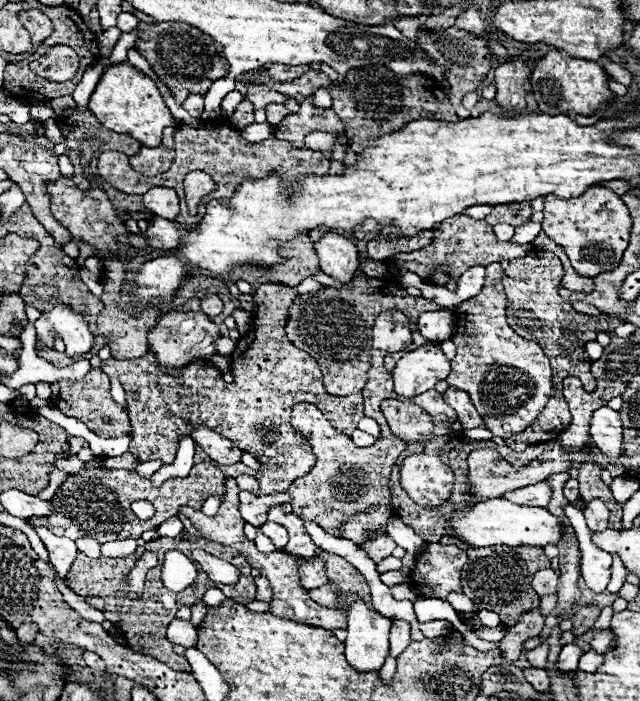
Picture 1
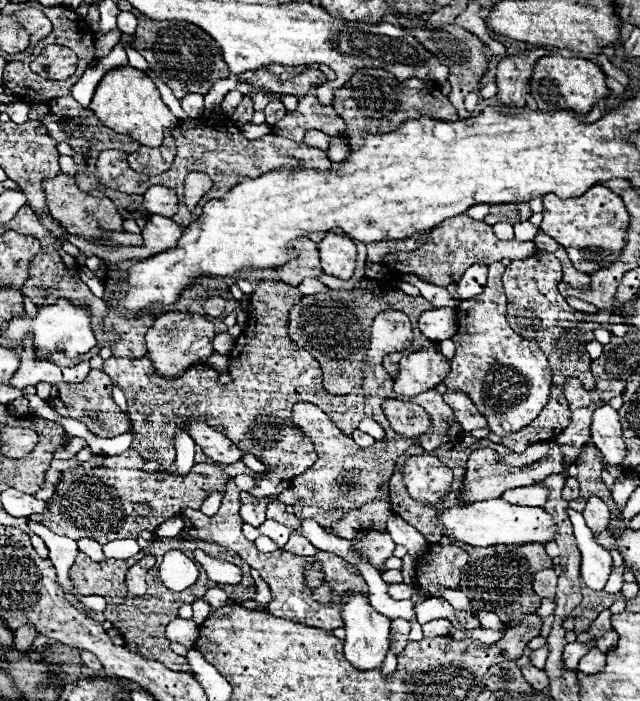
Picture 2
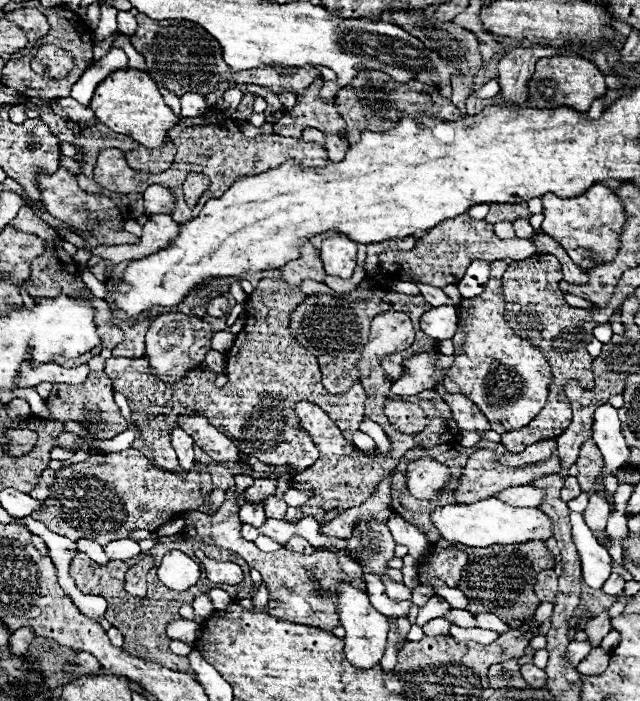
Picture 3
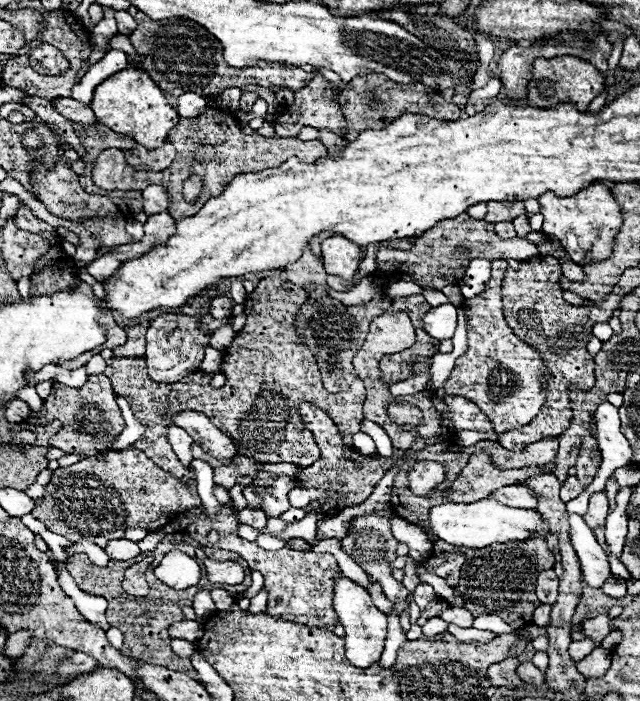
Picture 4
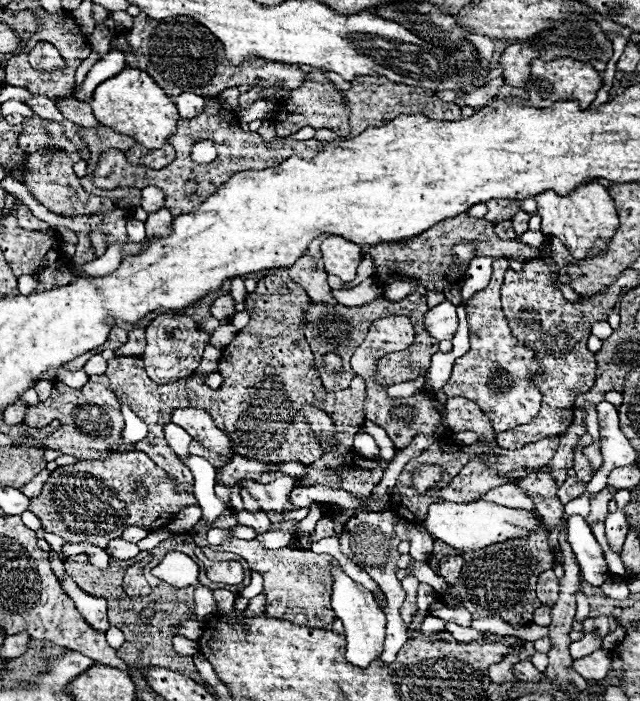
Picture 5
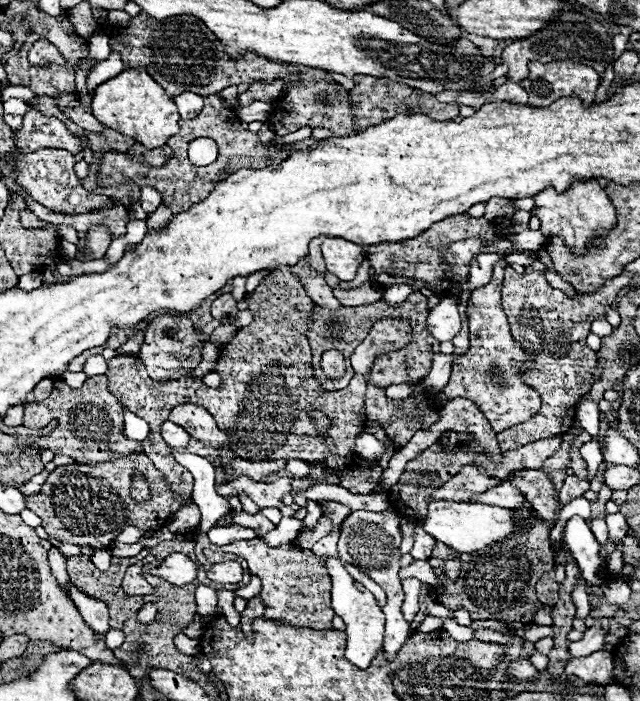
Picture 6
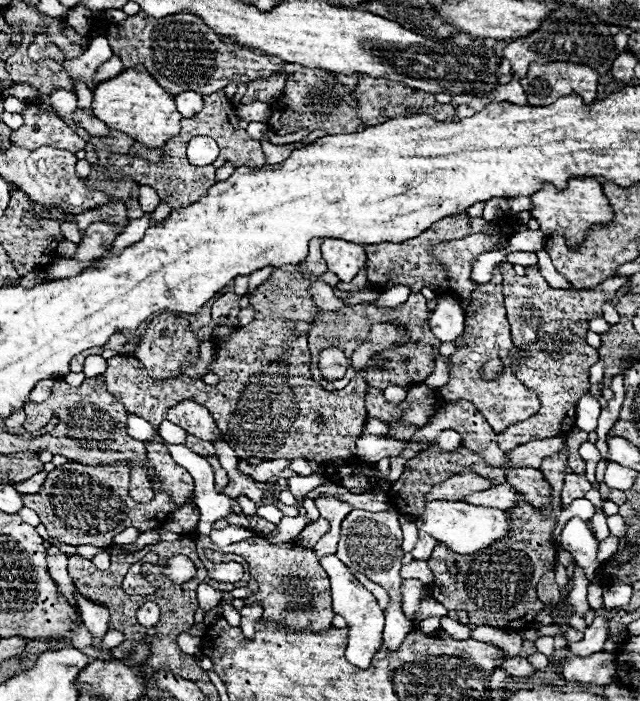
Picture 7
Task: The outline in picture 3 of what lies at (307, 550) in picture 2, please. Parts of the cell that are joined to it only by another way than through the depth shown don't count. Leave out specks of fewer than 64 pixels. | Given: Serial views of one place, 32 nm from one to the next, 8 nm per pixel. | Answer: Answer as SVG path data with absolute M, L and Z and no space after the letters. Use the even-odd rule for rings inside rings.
M298 536L290 538L284 548L286 550L294 550L294 552L302 552L302 554L312 554L314 552L314 546L310 546L304 538L298 538Z

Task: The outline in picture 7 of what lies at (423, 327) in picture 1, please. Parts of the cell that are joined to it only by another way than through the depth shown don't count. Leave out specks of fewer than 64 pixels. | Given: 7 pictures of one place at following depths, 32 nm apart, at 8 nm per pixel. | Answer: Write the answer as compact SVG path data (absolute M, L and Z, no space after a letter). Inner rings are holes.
M454 296L438 298L428 324L440 342L454 342L464 332L464 312L460 308L460 300Z

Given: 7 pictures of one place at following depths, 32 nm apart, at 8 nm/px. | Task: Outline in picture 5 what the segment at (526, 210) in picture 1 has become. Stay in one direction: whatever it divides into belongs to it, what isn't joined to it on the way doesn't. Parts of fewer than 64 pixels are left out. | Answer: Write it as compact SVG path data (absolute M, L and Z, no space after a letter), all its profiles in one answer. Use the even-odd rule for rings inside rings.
M490 200L486 202L488 212L486 212L486 220L488 222L502 222L502 220L510 220L514 214L520 212L520 204L516 200Z

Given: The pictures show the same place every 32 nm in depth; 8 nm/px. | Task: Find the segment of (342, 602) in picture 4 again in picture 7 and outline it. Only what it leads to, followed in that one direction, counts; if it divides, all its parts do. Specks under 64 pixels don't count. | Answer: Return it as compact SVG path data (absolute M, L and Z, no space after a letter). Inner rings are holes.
M326 554L320 558L320 566L328 572L330 582L332 582L332 606L336 610L336 614L344 616L350 628L350 636L348 636L348 648L346 648L346 660L350 664L354 664L356 668L368 668L372 656L376 654L376 650L382 644L382 630L384 630L384 612L378 606L376 598L372 596L370 590L366 590L356 578L354 574L348 570L348 566L344 562L340 562L336 558L336 554Z

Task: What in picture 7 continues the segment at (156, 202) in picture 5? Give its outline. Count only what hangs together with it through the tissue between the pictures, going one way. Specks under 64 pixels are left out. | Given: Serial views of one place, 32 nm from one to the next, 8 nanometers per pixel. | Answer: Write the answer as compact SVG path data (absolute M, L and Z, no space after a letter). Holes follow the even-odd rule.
M140 186L138 190L138 202L144 212L154 212L156 206L160 204L160 196L150 188L150 186Z

